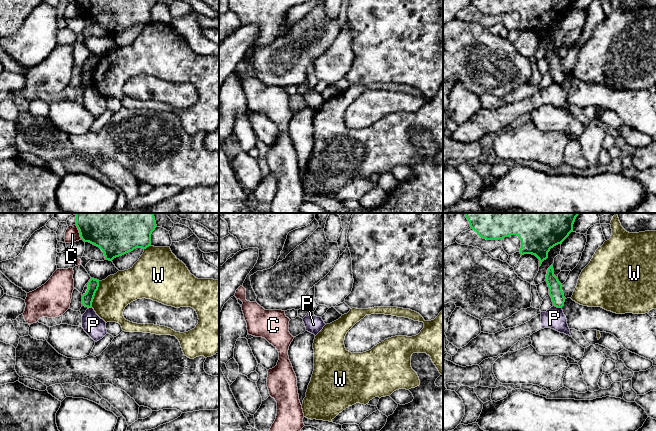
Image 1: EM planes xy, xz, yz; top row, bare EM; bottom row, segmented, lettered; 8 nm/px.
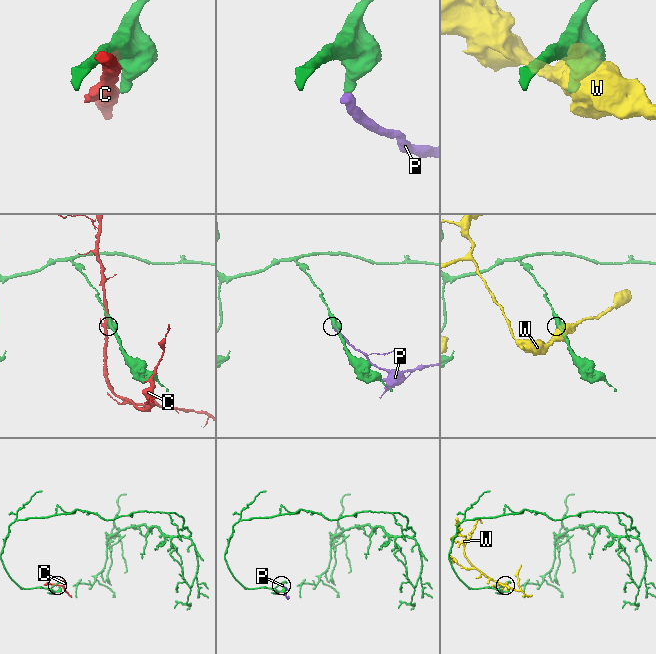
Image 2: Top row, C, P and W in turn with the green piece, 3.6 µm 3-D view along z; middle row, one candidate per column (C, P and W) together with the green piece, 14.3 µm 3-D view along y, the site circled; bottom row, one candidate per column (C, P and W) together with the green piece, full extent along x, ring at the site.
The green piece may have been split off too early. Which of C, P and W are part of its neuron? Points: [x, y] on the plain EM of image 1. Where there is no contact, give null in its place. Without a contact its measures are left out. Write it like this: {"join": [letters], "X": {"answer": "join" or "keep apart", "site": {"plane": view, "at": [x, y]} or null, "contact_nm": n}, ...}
{"join": [], "C": {"answer": "keep apart", "site": {"plane": "xy", "at": [79, 7]}, "contact_nm": 130}, "P": {"answer": "keep apart", "site": {"plane": "yz", "at": [557, 83]}, "contact_nm": 80}, "W": {"answer": "keep apart", "site": {"plane": "xy", "at": [94, 70]}, "contact_nm": 220}}

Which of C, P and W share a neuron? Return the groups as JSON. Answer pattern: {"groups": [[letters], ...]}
{"groups": [["C"], ["P"], ["W"]]}

